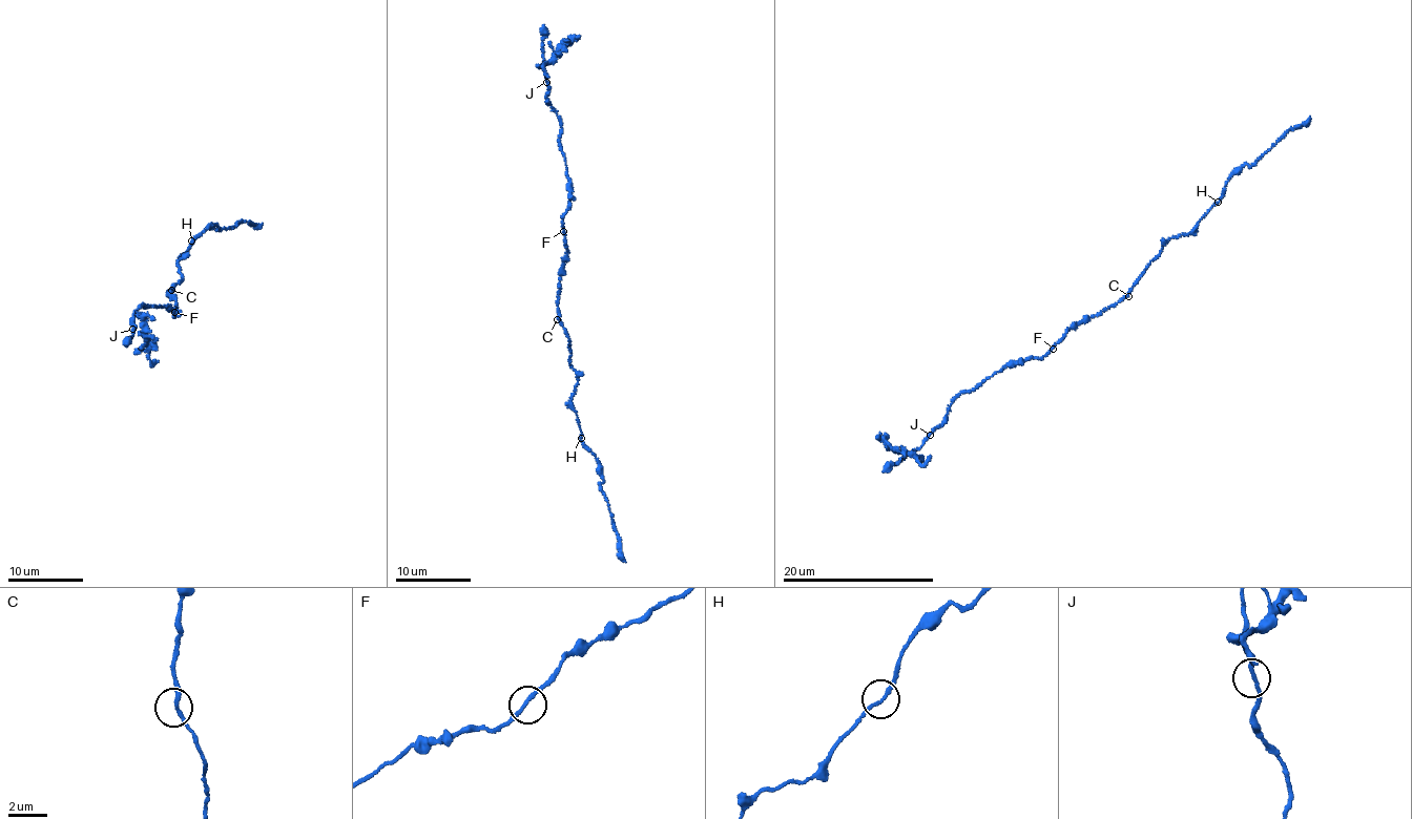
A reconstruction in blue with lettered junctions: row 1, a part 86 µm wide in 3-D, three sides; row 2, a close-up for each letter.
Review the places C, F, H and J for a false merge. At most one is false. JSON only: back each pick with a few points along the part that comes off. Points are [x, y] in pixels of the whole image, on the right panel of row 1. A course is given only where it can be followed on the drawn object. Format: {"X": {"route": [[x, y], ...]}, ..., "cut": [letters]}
{"H": {"route": [[1218, 203], [1233, 174], [1246, 164], [1254, 164], [1286, 132], [1307, 124], [1310, 116]]}, "cut": ["H"]}

